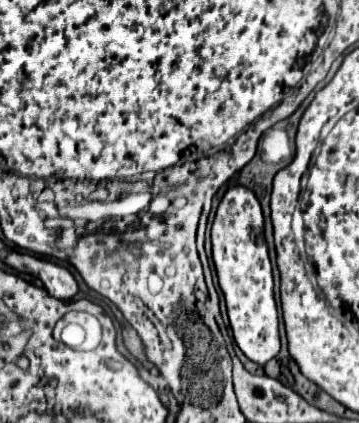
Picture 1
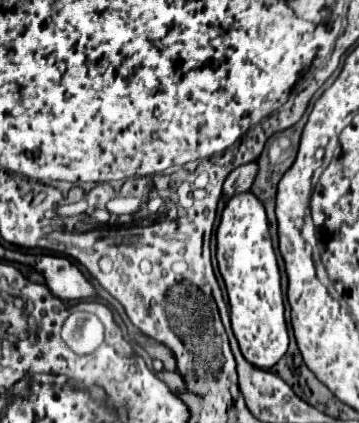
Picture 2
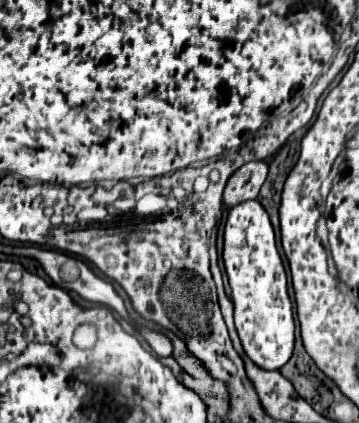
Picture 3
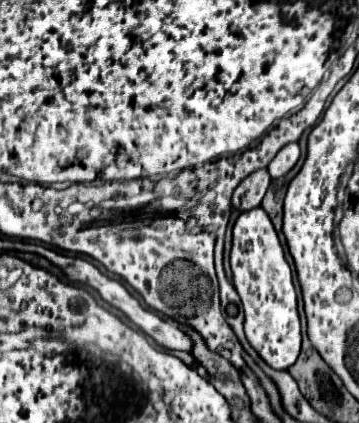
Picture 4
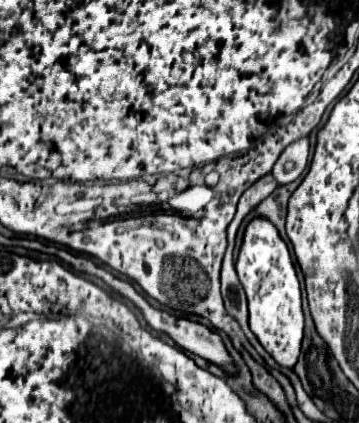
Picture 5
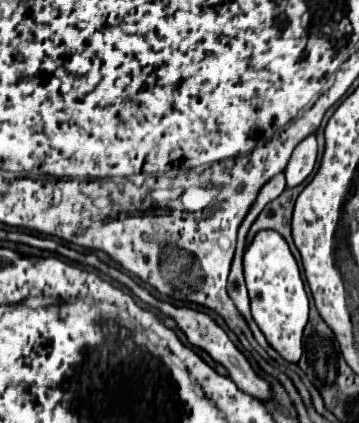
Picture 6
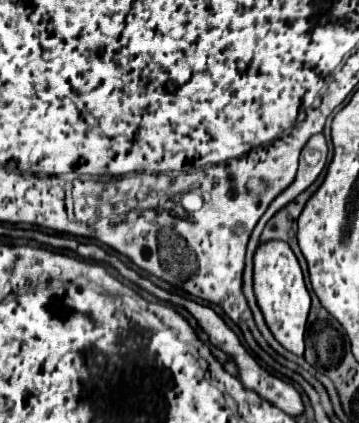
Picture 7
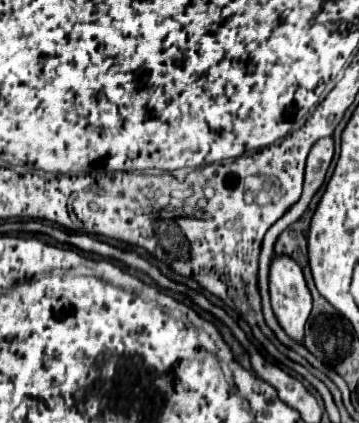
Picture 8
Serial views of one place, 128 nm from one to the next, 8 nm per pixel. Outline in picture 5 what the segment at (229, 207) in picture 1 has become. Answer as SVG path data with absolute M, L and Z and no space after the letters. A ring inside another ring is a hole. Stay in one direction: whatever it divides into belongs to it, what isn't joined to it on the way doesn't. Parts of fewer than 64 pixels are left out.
M254 218L248 224L236 260L236 272L248 296L250 330L280 366L294 368L305 327L300 280L296 276L296 268L286 242L280 238L276 226L266 218Z

